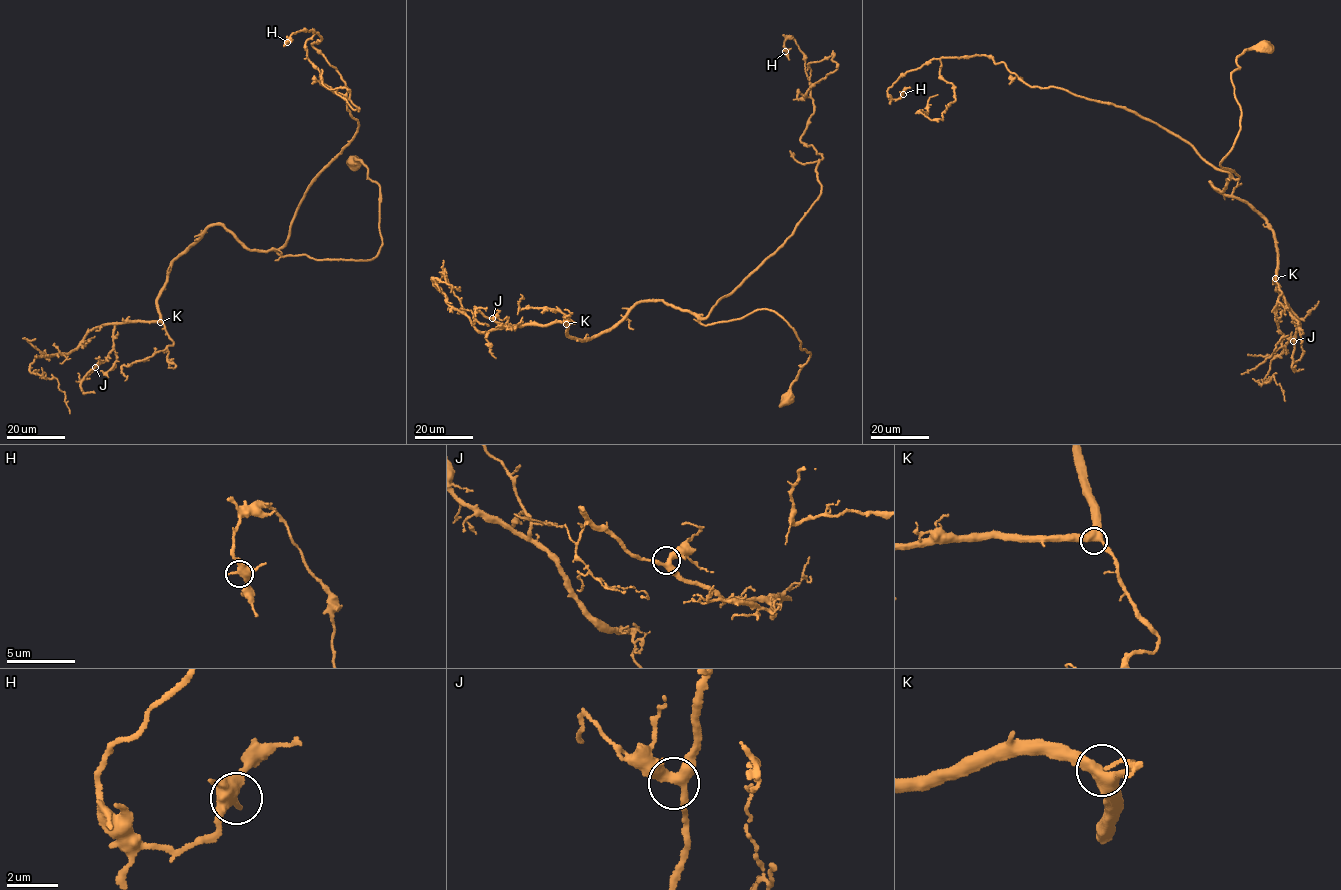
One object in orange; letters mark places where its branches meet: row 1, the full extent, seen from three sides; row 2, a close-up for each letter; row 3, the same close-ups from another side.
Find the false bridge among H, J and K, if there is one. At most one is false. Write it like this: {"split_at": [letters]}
{"split_at": []}

